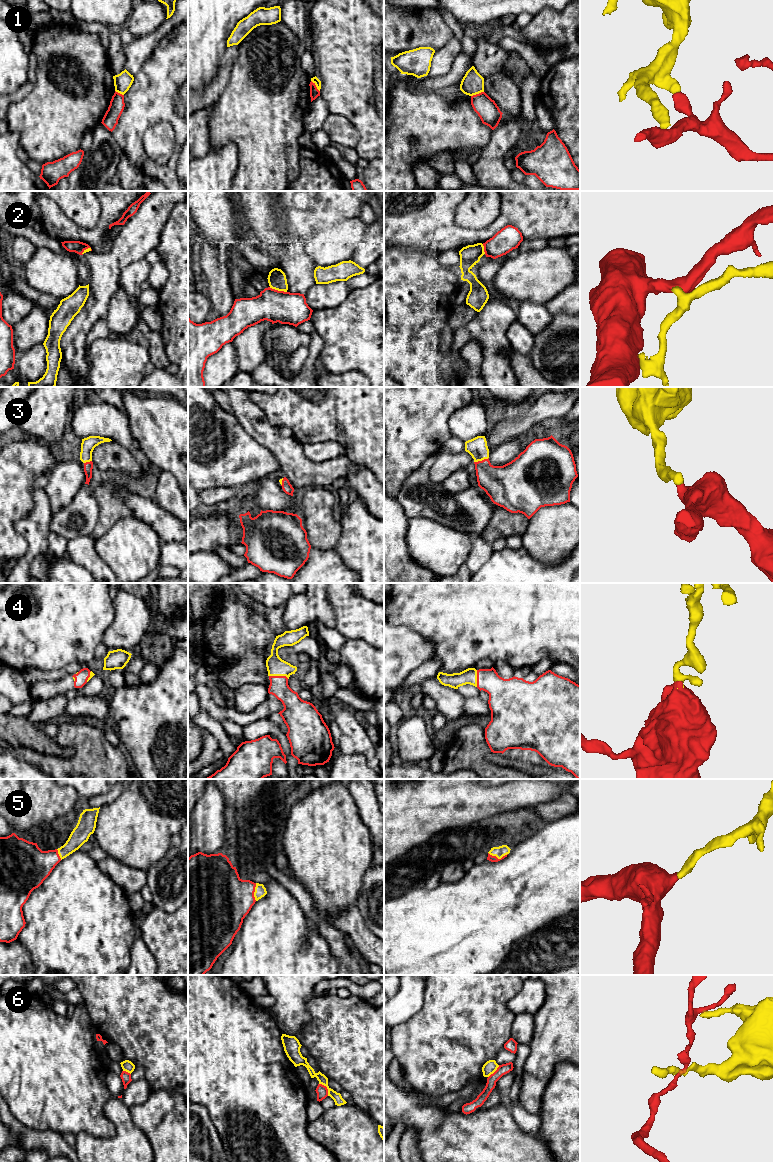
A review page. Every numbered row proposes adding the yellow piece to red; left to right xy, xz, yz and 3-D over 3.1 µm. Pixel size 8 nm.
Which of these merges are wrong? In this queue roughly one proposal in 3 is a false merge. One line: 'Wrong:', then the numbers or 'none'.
Wrong: 1, 2, 6

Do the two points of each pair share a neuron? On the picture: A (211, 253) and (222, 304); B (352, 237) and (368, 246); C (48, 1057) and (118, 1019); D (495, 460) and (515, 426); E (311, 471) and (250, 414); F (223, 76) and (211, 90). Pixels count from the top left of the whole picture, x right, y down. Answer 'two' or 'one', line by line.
A: one
B: two
C: two
D: two
E: one
F: one

